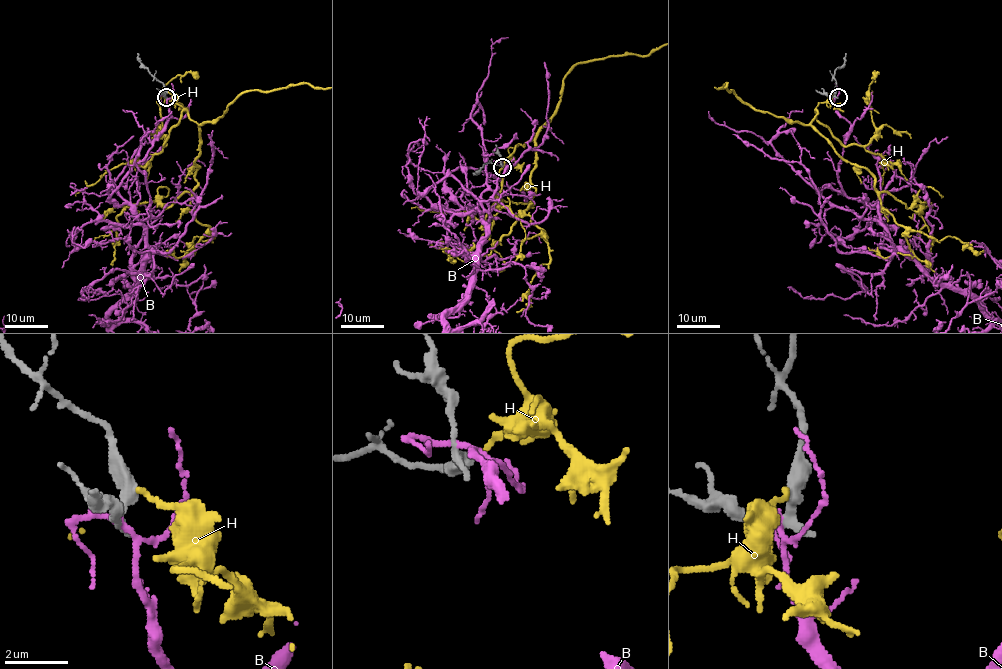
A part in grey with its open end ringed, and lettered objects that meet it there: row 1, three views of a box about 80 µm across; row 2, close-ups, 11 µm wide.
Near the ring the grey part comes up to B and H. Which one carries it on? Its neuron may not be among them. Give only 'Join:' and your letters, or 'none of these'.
Join: none of these

